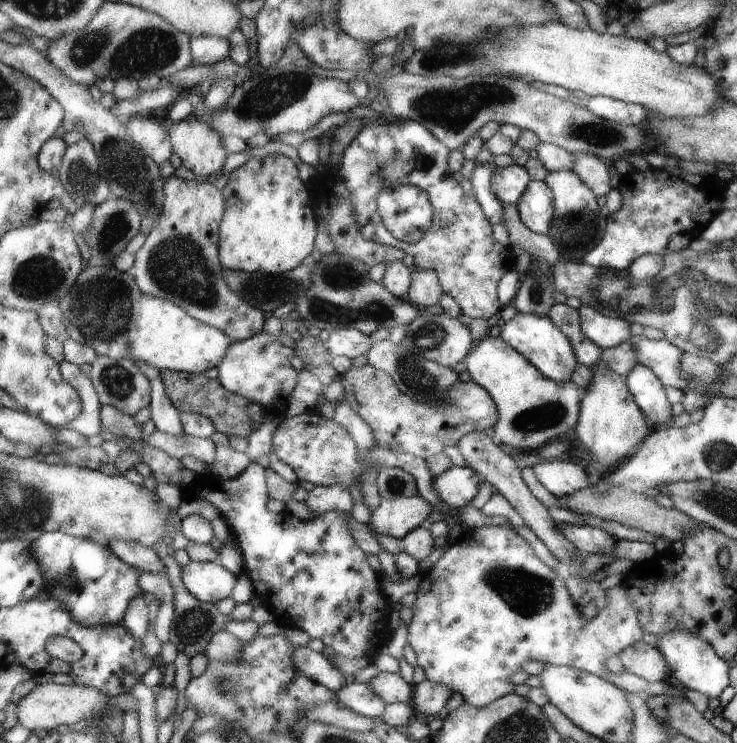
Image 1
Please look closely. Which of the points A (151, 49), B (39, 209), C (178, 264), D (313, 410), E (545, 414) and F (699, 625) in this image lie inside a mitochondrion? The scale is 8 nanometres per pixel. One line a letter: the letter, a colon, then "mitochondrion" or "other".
A: mitochondrion
B: other
C: mitochondrion
D: other
E: mitochondrion
F: other

